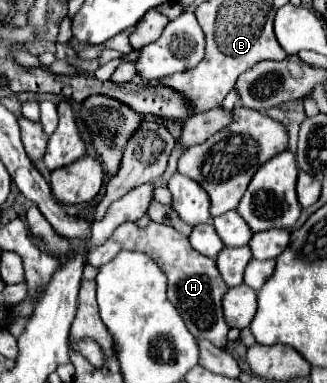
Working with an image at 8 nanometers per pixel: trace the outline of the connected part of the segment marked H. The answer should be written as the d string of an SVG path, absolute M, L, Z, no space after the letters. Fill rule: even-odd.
M154 221L148 227L138 227L134 223L122 223L106 239L102 247L96 247L94 251L90 251L90 257L88 257L90 265L102 267L110 259L114 259L120 249L144 251L158 263L158 267L168 277L168 299L178 309L188 331L196 339L200 339L200 329L204 327L228 327L222 315L222 295L228 291L228 287L224 279L220 277L220 271L216 269L216 261L194 251L188 237L178 233L174 227L154 223ZM190 311L192 311L192 319L190 319Z

